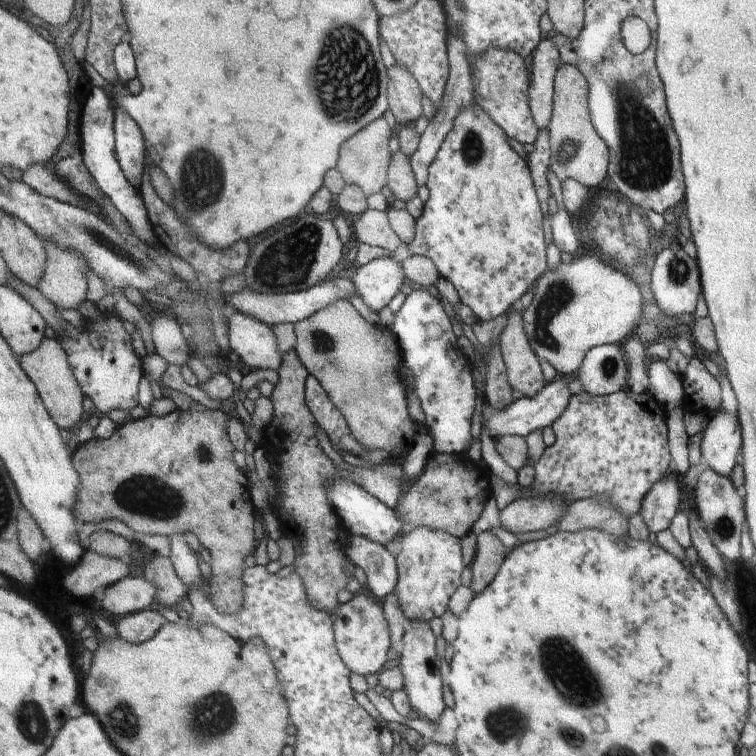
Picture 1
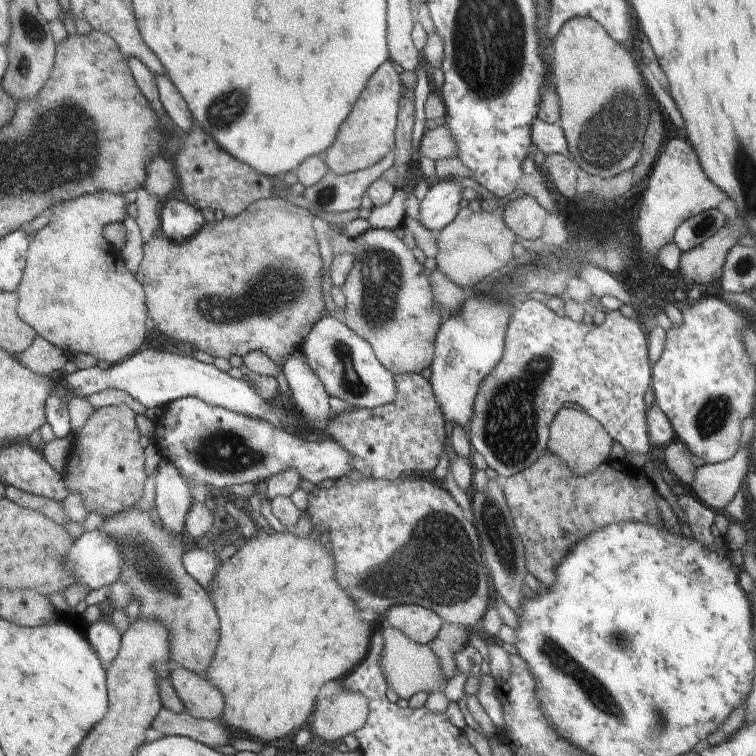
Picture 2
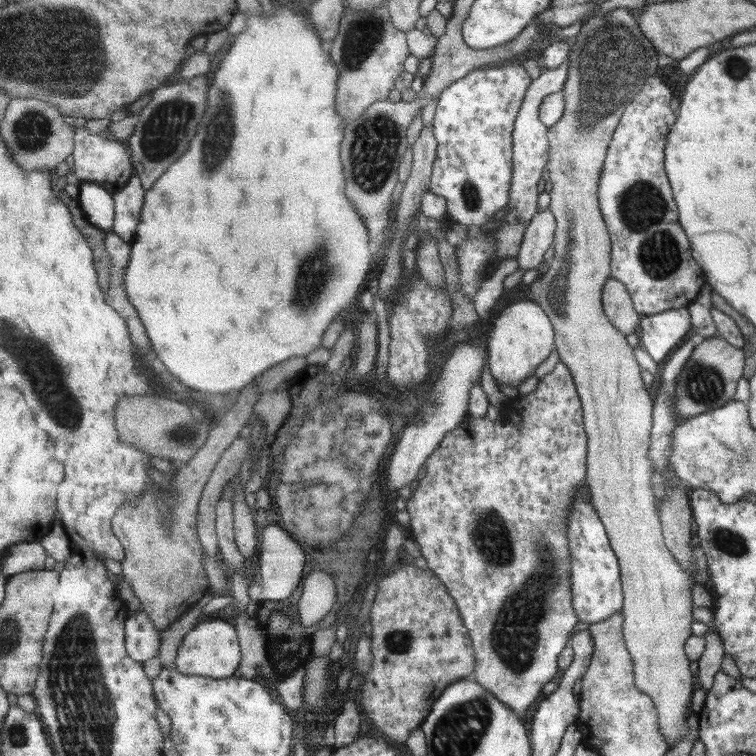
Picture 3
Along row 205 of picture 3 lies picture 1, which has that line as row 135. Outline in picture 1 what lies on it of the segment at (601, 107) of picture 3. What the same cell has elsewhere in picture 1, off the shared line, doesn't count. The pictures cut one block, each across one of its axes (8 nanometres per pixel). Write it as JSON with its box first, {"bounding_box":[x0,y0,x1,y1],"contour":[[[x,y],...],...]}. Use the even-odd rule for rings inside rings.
{"bounding_box":[545,63,608,188],"contour":[[[561,63],[554,75],[552,89],[552,112],[549,123],[545,128],[549,134],[549,149],[551,155],[549,158],[548,170],[550,175],[557,178],[557,181],[565,181],[566,179],[575,180],[584,188],[593,188],[595,186],[603,186],[606,184],[606,167],[608,164],[608,149],[601,141],[601,138],[595,133],[590,124],[588,107],[587,107],[587,86],[583,76],[568,63]]]}

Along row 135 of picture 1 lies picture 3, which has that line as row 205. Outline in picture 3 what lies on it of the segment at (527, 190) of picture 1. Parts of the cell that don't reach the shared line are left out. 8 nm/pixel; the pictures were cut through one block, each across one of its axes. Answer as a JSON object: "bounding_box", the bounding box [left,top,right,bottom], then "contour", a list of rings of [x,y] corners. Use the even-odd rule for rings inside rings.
{"bounding_box":[429,61,530,238],"contour":[[[507,61],[472,70],[441,91],[433,124],[439,150],[429,192],[445,200],[447,220],[465,225],[467,238],[486,238],[490,230],[480,232],[478,227],[493,220],[493,214],[506,207],[511,131],[530,81],[518,62]]]}

